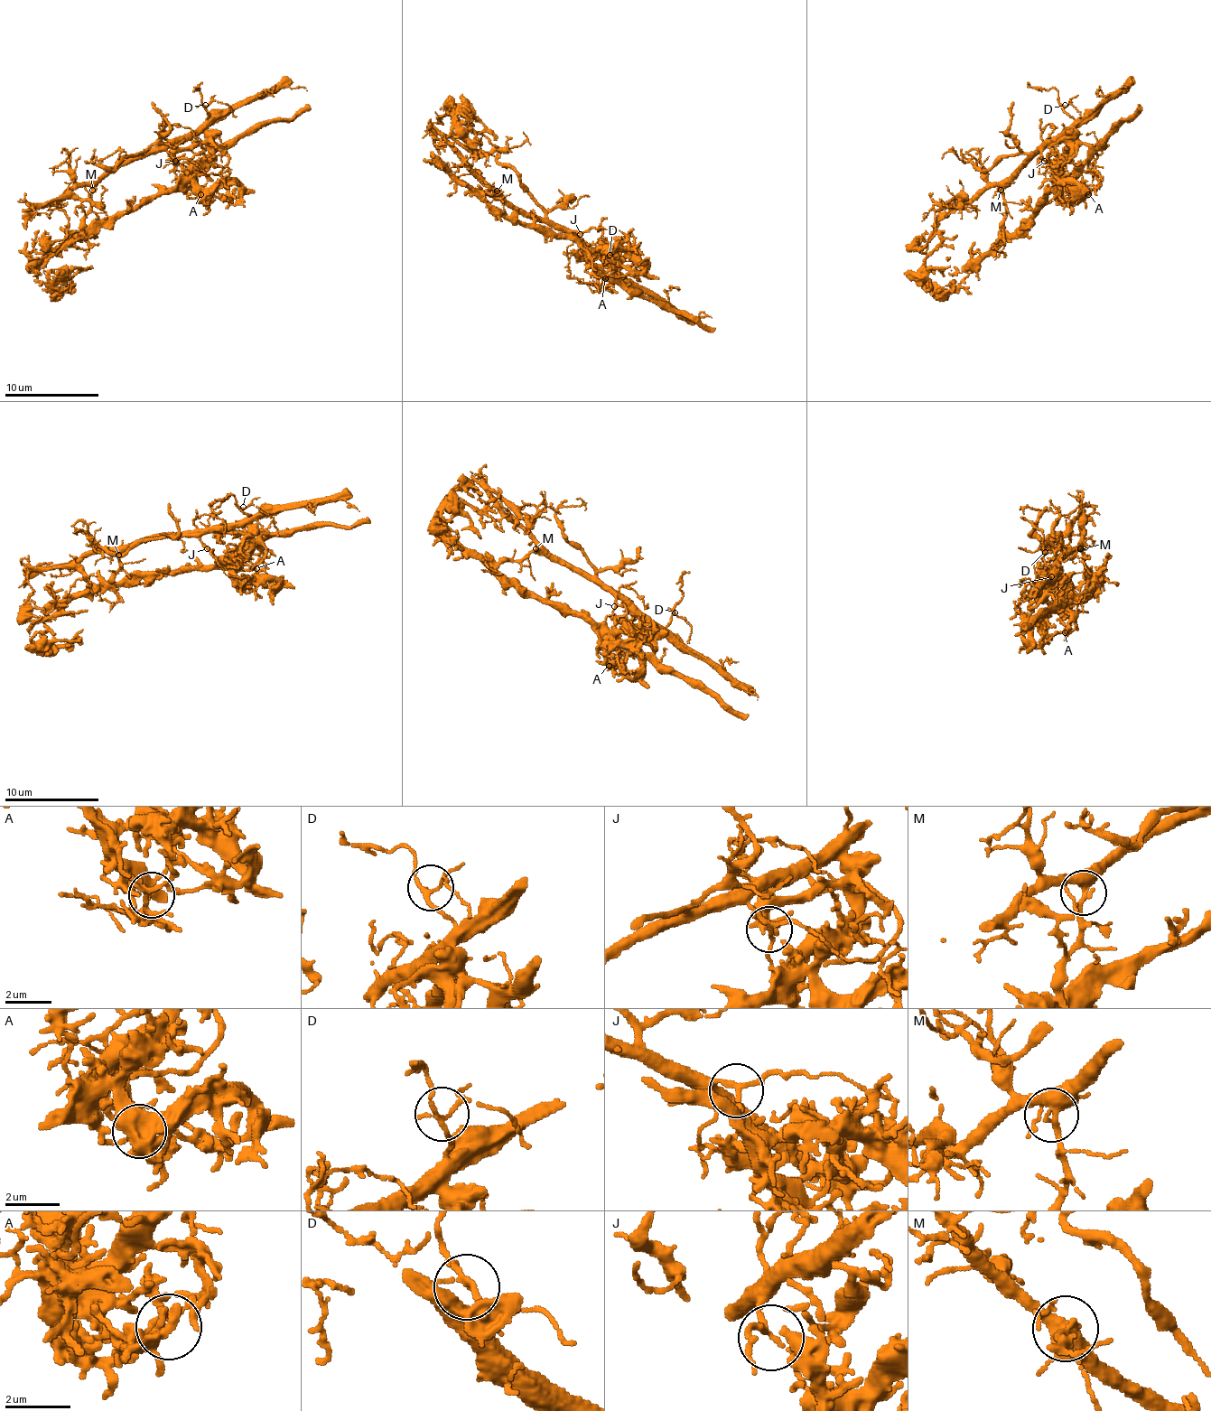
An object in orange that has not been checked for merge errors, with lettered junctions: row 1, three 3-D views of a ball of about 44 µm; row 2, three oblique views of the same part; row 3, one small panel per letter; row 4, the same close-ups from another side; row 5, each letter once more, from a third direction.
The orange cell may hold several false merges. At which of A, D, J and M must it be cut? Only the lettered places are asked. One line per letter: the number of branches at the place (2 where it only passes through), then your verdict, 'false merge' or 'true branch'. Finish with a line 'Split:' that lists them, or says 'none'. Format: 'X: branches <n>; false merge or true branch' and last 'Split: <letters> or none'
A: branches 3; true branch
D: branches 3; true branch
J: branches 3; false merge
M: branches 4; true branch
Split: J

